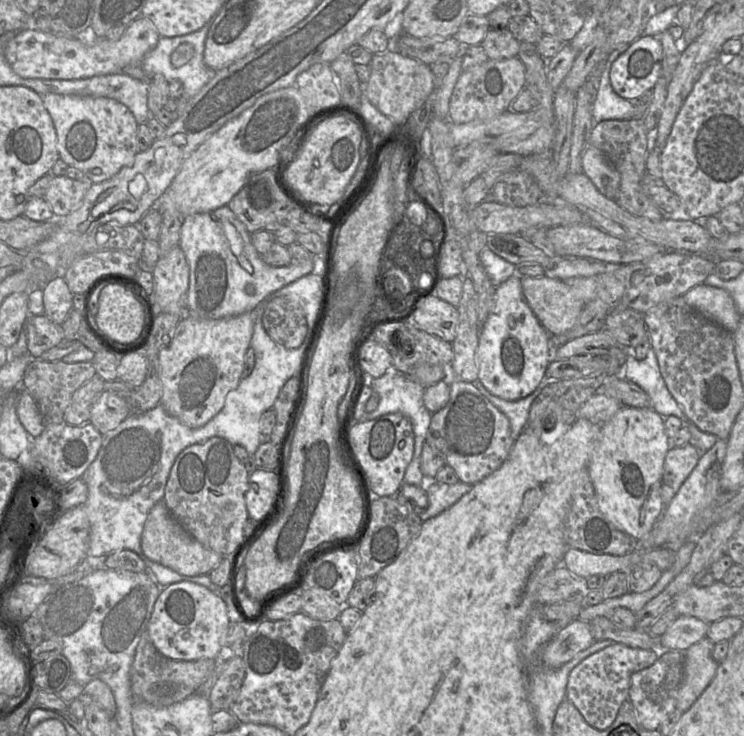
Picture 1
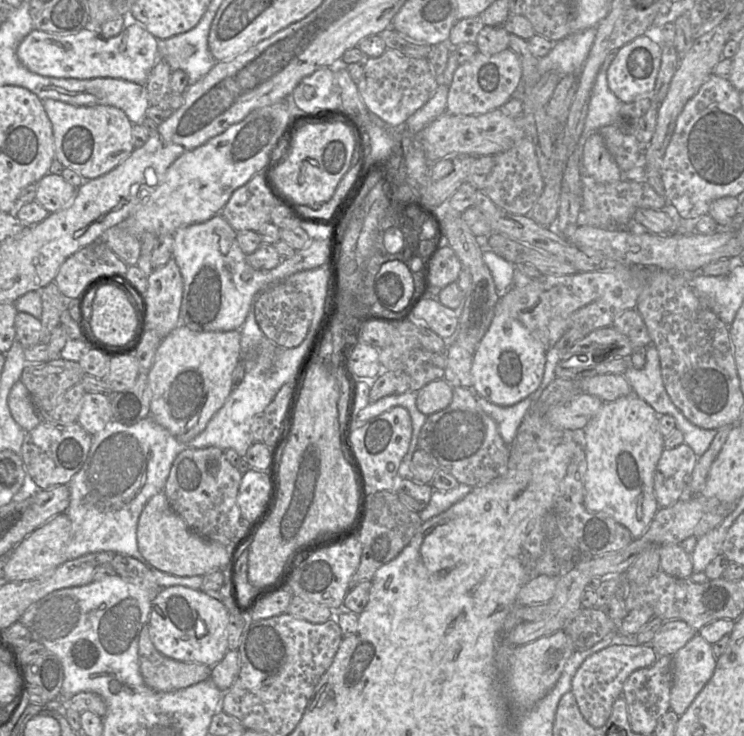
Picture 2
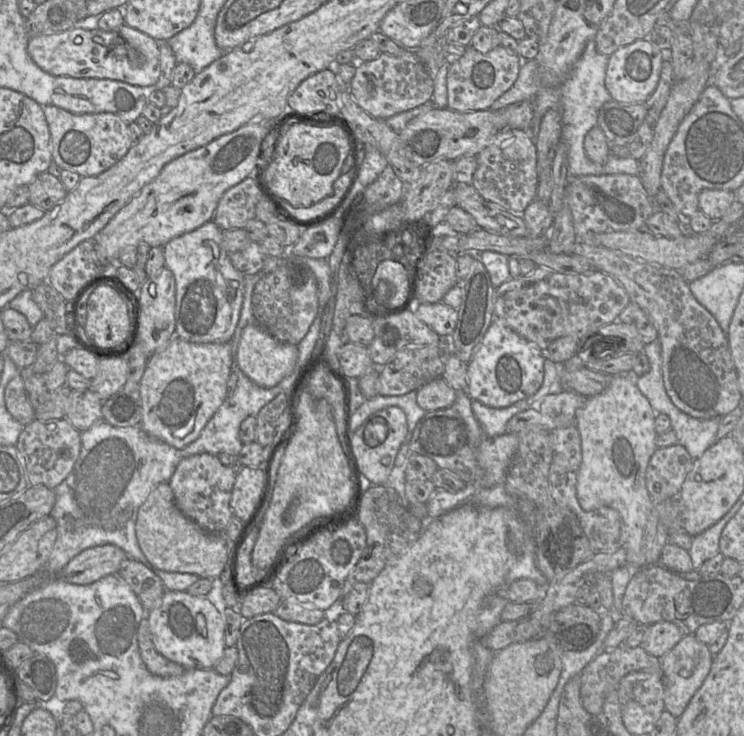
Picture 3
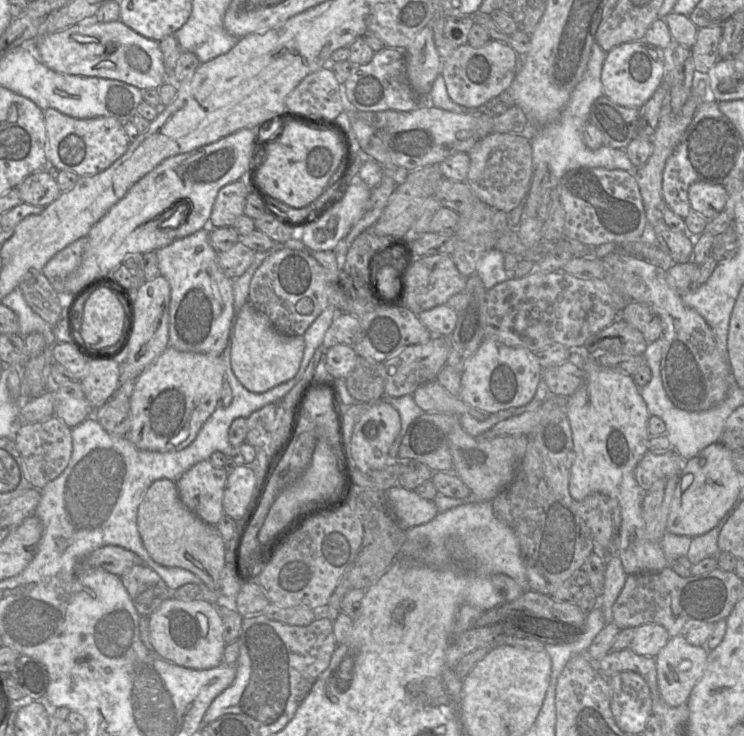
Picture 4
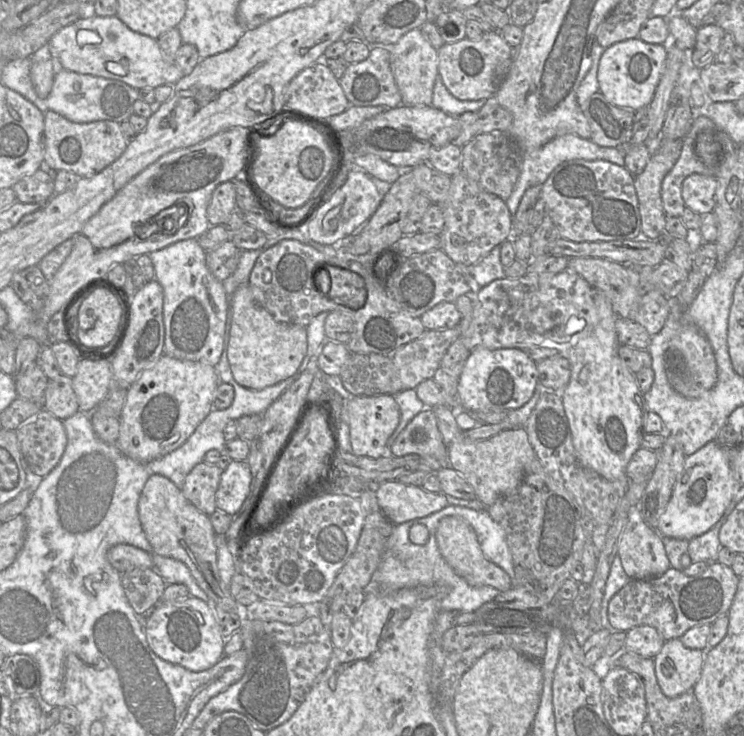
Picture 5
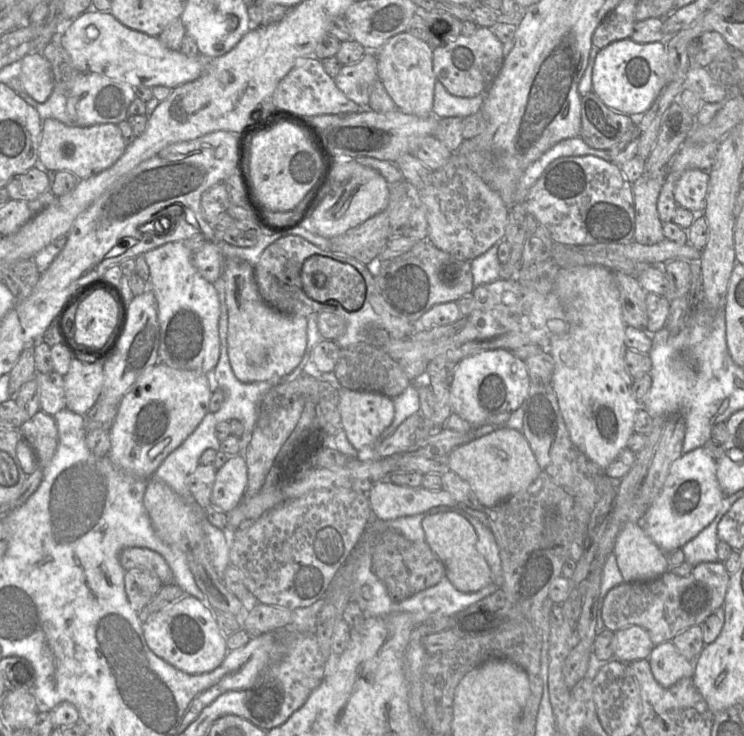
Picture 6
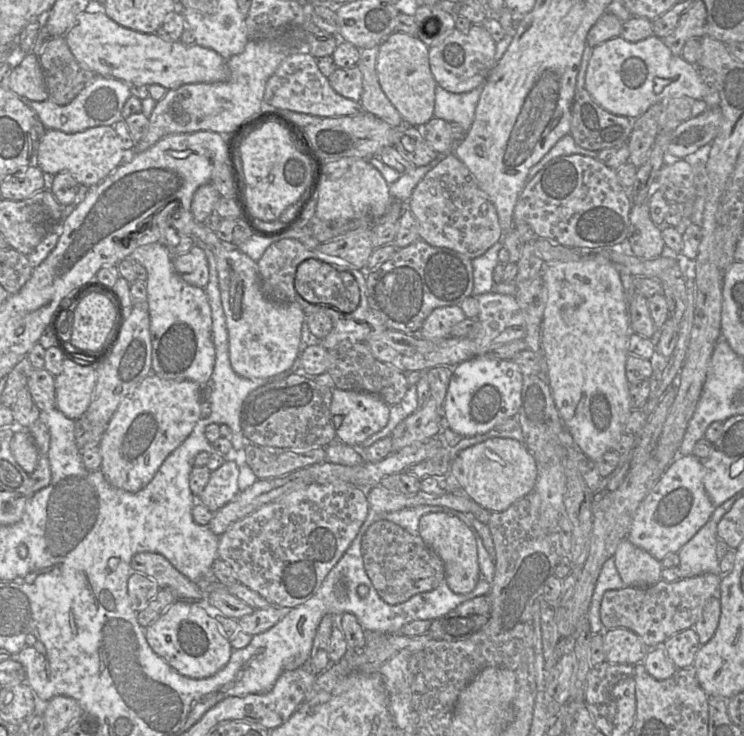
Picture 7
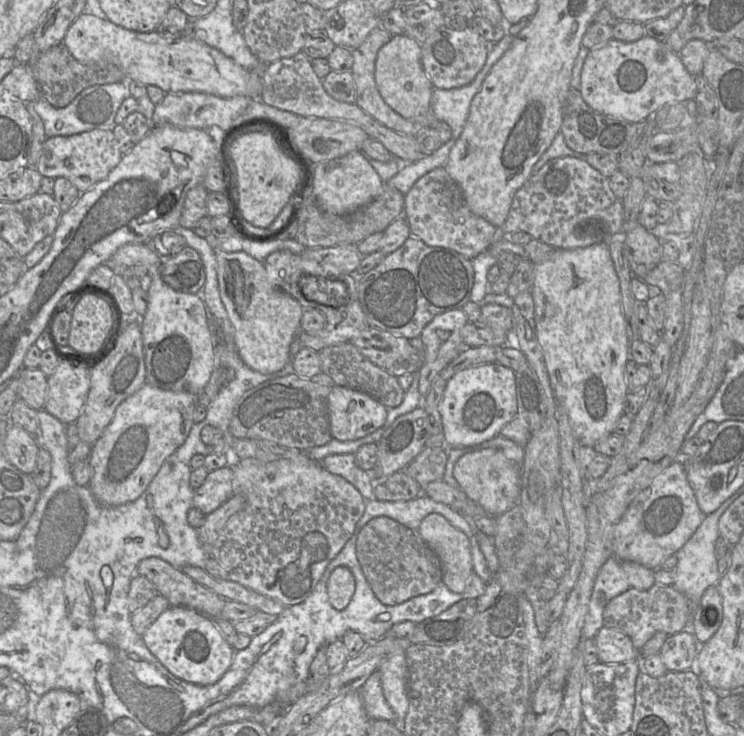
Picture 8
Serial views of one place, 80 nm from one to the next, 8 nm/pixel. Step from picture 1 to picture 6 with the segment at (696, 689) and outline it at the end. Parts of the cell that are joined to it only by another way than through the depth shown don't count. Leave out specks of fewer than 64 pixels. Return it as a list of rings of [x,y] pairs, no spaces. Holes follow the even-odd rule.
[[[671,641],[655,646],[648,660],[655,680],[664,688],[673,686],[682,678],[694,676],[694,661],[690,661],[681,655]]]

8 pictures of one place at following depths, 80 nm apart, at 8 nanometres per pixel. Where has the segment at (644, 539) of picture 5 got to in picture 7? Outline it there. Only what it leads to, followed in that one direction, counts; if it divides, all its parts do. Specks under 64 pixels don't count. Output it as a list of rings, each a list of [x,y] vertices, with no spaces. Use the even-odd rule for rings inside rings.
[[[627,538],[614,554],[616,568],[626,586],[648,587],[662,580],[662,564],[651,554],[636,547]]]

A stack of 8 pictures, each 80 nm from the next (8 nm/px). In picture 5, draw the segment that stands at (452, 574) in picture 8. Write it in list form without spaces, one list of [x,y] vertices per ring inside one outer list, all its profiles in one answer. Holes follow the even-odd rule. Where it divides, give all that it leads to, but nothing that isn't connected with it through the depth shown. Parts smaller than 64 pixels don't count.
[[[449,516],[441,520],[437,532],[436,541],[439,551],[451,568],[471,586],[492,586],[500,592],[513,587],[509,575],[496,564],[487,560],[480,548],[476,533],[471,525],[458,516]]]

